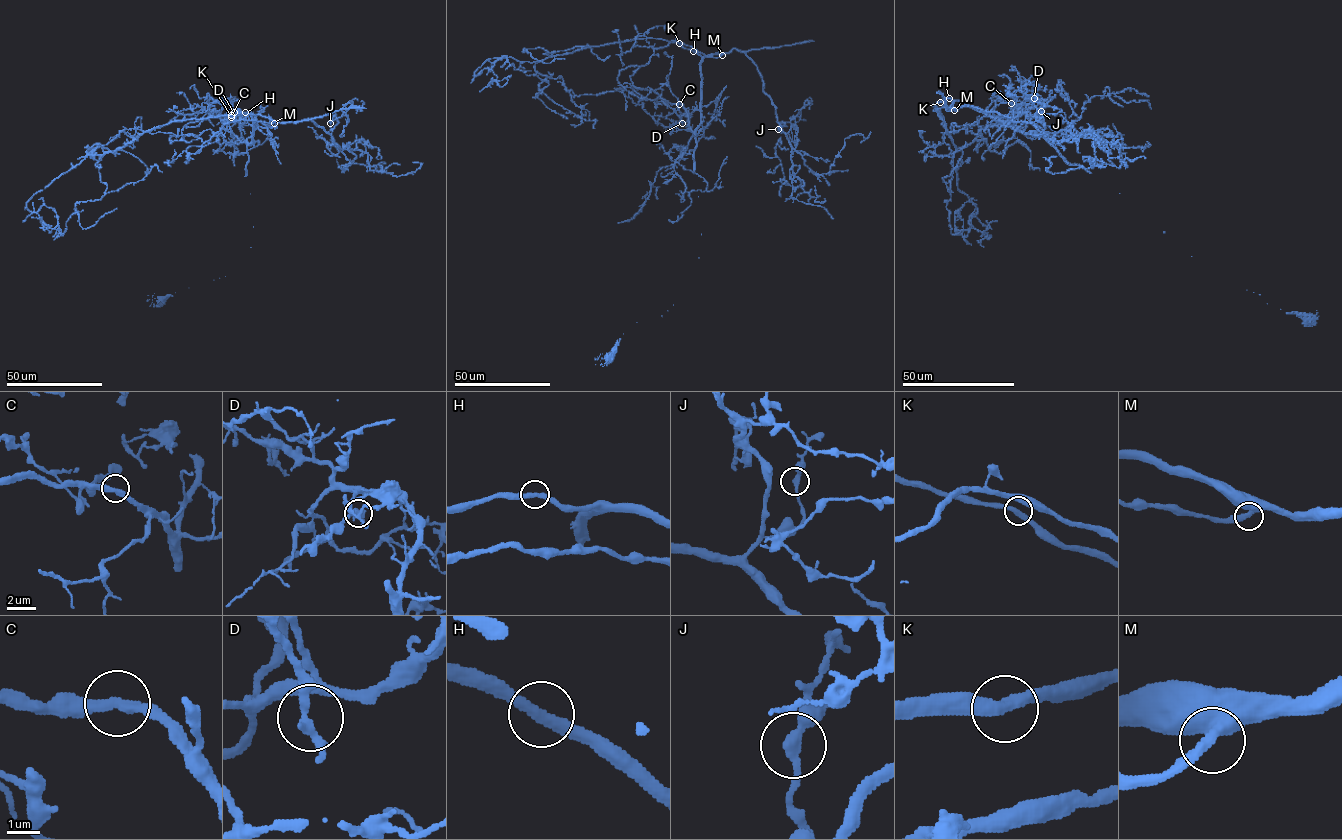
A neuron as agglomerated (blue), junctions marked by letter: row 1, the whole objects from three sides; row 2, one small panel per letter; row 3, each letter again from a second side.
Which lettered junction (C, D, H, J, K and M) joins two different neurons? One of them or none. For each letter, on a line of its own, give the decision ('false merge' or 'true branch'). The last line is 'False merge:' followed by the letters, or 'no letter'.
C: true branch
D: true branch
H: true branch
J: true branch
K: true branch
M: true branch
False merge: no letter

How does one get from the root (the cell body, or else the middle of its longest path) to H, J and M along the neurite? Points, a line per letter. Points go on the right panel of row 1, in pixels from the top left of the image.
H: (976, 111), (964, 102), (949, 98)
J: (976, 111), (958, 101), (946, 110), (973, 106), (1027, 123), (1040, 119), (1041, 111)
M: (976, 111), (958, 101), (953, 103), (954, 110)

